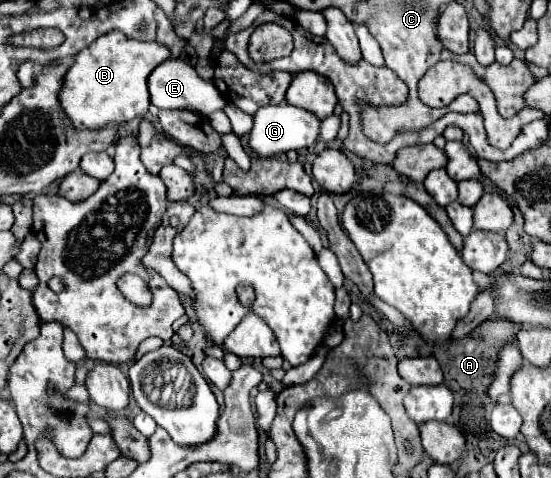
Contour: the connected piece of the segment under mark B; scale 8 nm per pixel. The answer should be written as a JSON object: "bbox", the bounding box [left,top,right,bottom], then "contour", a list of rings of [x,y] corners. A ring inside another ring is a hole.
{"bbox":[59,31,169,131],"contour":[[[119,31],[103,35],[103,39],[97,39],[91,47],[75,55],[75,61],[59,89],[59,105],[77,131],[99,131],[109,125],[123,125],[147,113],[147,77],[167,57],[169,49],[157,41],[137,43]]]}

